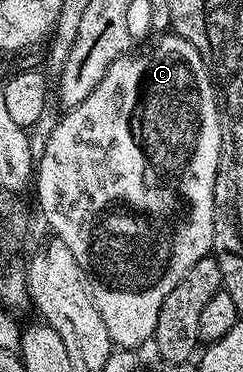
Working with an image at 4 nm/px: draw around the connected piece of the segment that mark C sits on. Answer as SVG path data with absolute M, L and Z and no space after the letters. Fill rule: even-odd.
M169 35L162 37L147 53L131 51L118 57L112 67L96 83L96 91L84 99L75 109L65 110L61 114L55 130L44 150L44 155L36 160L36 187L38 183L38 205L42 208L42 217L50 224L55 238L72 251L72 259L84 271L90 280L90 290L96 299L96 307L100 311L100 319L104 319L104 327L108 327L108 335L115 346L133 350L134 345L142 345L151 340L156 331L156 319L160 319L160 307L164 307L164 299L172 295L172 287L184 279L184 271L192 267L202 257L211 256L214 248L214 188L218 164L222 154L222 118L220 101L216 96L216 86L210 76L200 51L192 47L183 37Z

